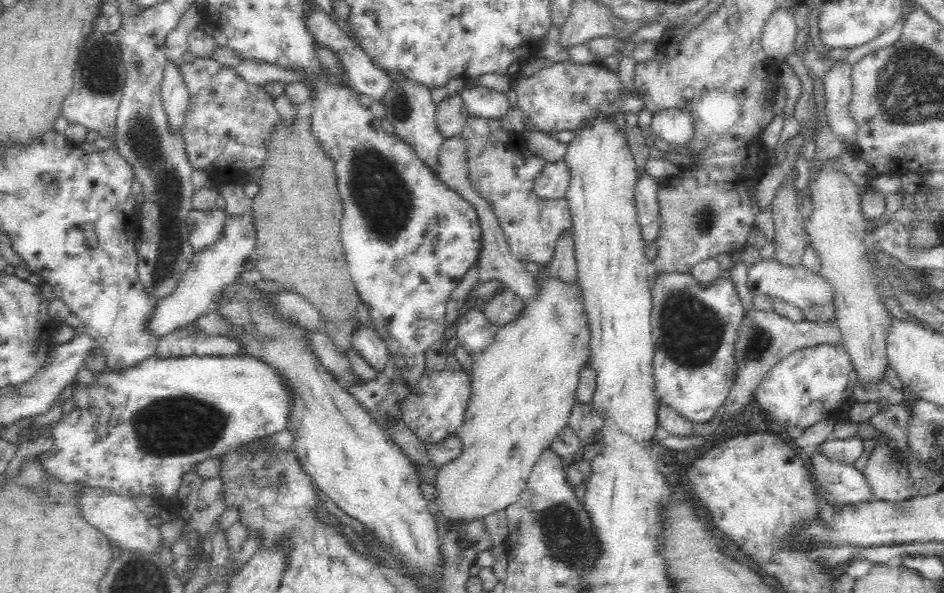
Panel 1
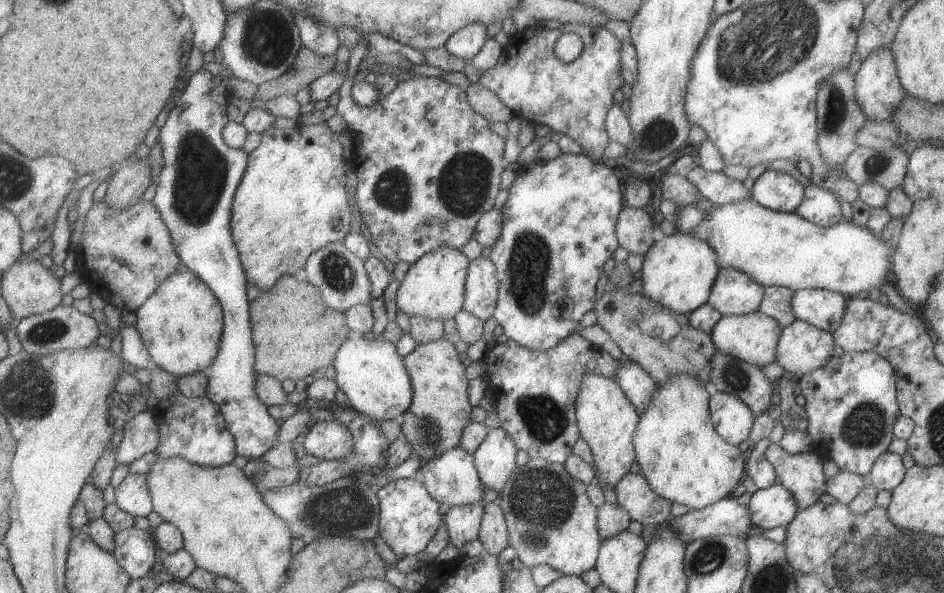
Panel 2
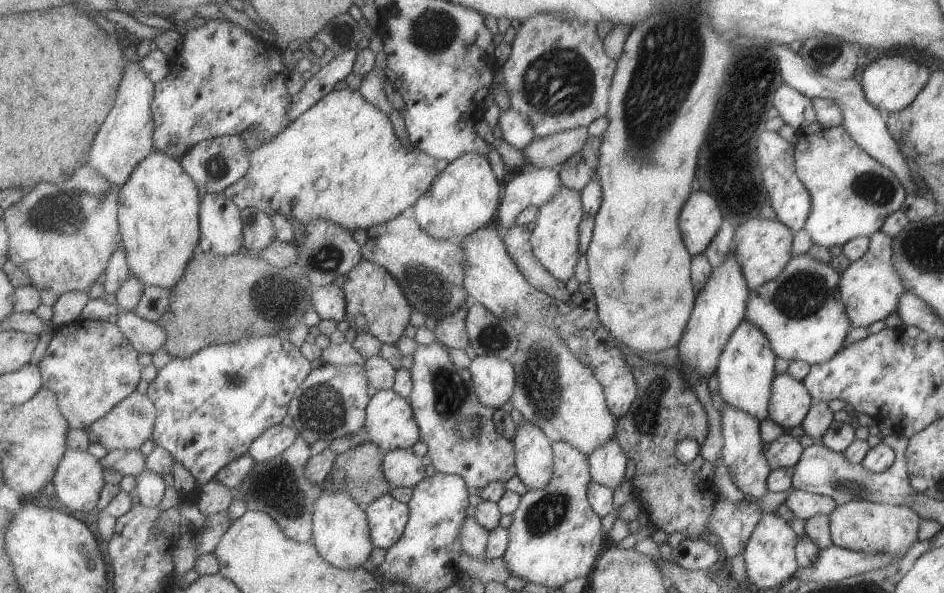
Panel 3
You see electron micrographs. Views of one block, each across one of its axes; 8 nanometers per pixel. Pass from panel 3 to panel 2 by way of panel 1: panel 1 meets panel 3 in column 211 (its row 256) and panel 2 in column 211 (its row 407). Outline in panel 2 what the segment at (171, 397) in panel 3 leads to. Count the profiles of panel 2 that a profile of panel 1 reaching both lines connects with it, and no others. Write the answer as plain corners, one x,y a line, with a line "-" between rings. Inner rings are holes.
200,69
189,80
184,93
164,126
160,129
165,165
160,176
160,188
154,199
171,228
180,256
196,274
200,275
214,289
225,308
226,328
220,356
205,370
210,379
208,395
220,405
231,431
236,436
239,454
249,459
261,459
280,444
282,427
278,419
268,410
268,405
258,392
257,353
258,346
253,328
252,300
249,296
250,281
242,255
234,236
235,200
250,164
250,153
244,149
232,148
225,137
225,130
231,121
230,104
233,94
220,76
214,76
207,69

